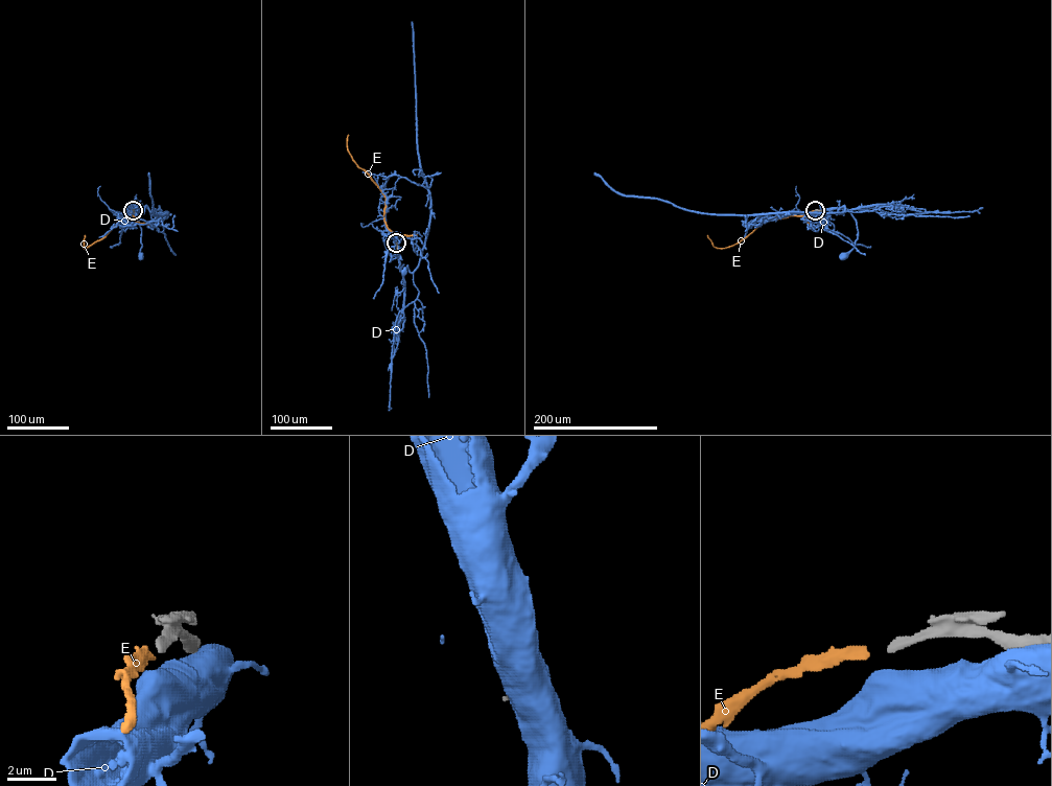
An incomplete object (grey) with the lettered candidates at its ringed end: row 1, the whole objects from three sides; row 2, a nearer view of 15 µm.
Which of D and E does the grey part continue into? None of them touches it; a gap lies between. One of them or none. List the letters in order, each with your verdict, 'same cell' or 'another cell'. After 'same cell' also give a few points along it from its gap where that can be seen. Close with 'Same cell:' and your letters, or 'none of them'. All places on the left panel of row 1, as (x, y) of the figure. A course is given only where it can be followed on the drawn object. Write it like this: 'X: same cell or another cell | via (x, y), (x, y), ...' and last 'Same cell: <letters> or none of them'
D: another cell
E: same cell | via (133, 210), (130, 215), (121, 215), (121, 221), (103, 238), (84, 248), (85, 235)
Same cell: E

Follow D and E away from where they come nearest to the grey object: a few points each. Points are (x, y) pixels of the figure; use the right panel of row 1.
D: (815, 211), (849, 210), (856, 223), (858, 238), (855, 247), (843, 256)
E: (814, 210), (803, 215), (762, 223), (739, 241), (724, 248), (714, 247), (707, 235)

